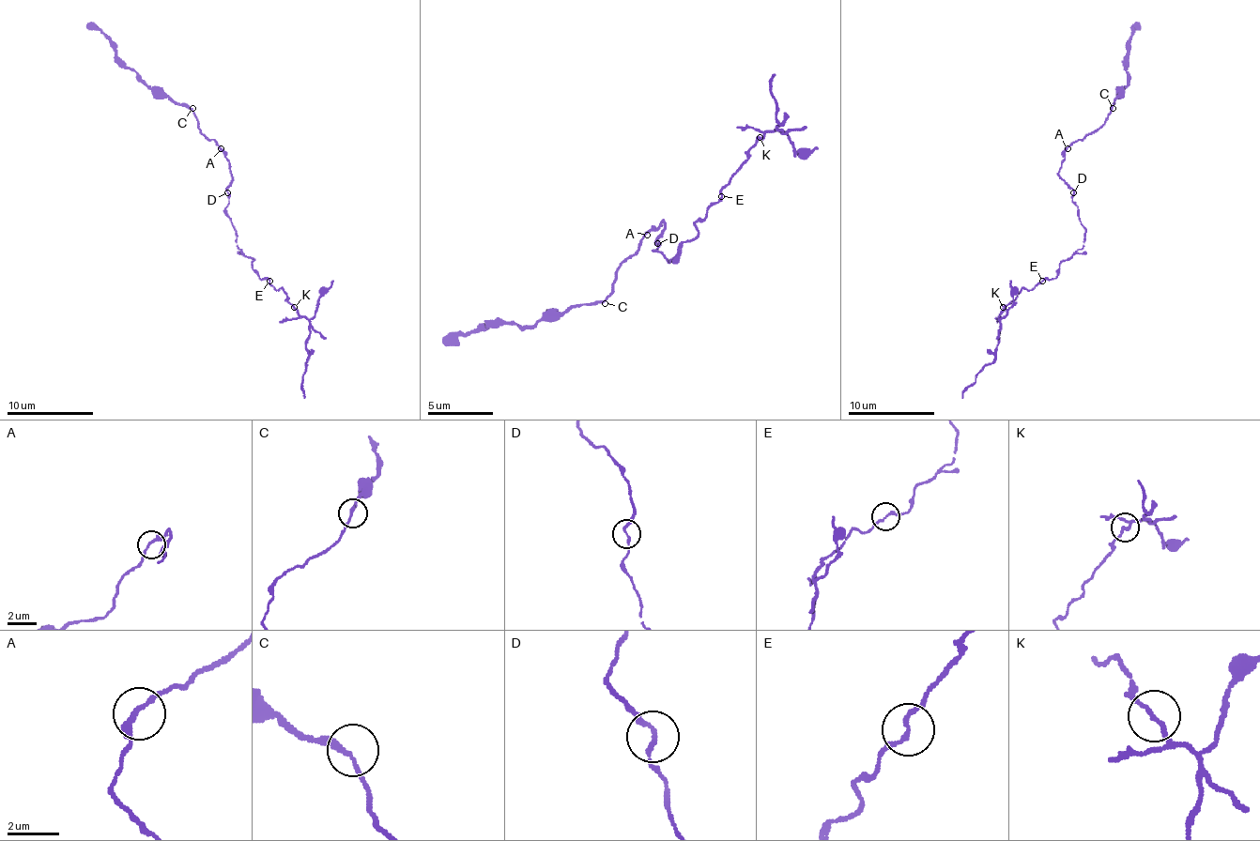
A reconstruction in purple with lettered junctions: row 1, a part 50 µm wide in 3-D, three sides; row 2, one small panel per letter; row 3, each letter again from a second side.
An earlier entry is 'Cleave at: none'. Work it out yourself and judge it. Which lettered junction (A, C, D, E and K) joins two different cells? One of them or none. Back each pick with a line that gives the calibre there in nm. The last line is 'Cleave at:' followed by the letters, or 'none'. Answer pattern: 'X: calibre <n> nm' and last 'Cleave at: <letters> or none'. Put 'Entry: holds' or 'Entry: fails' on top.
Entry: fails
K: calibre 170 nm
Cleave at: K

